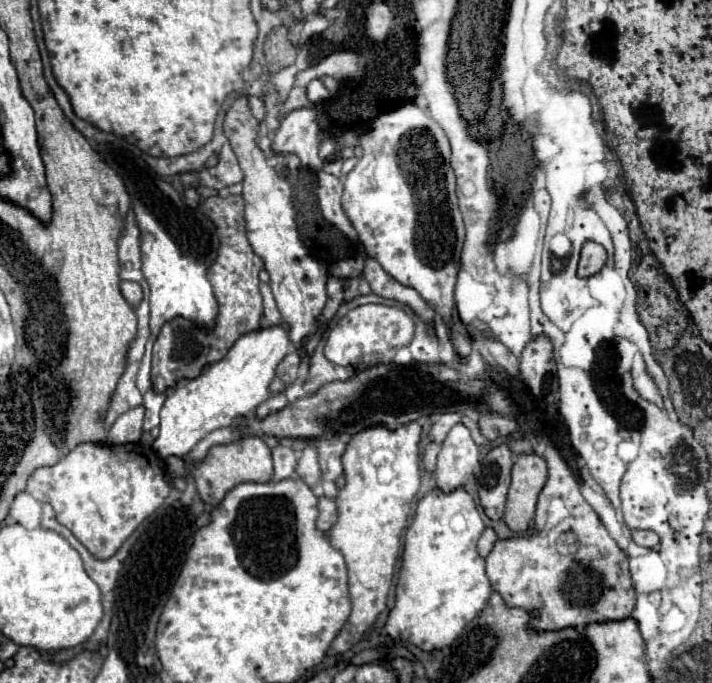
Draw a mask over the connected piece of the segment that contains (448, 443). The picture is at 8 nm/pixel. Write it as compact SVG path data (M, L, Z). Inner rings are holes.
M455 424L449 436L441 444L435 466L435 482L443 492L453 492L473 476L473 468L479 462L479 448L471 440L469 428L465 424Z

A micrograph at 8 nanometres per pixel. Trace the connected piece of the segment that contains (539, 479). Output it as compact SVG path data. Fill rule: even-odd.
M519 454L513 472L511 486L505 502L503 520L513 532L525 532L535 516L535 504L541 488L547 482L547 462L537 454Z

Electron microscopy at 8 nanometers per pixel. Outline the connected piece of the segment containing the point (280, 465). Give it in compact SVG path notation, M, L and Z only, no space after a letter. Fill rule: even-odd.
M279 444L277 448L273 448L273 482L285 480L293 474L297 466L297 454L293 452L293 448Z

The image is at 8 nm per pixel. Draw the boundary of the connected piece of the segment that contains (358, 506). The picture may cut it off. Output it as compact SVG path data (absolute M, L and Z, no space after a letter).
M417 422L405 424L397 430L375 426L353 436L343 454L347 484L335 498L339 518L327 536L333 548L343 554L347 564L351 614L331 642L327 650L329 656L339 656L351 650L371 628L379 612L385 610L387 590L399 556L401 530L407 524L411 500L419 490L419 440L421 426Z

